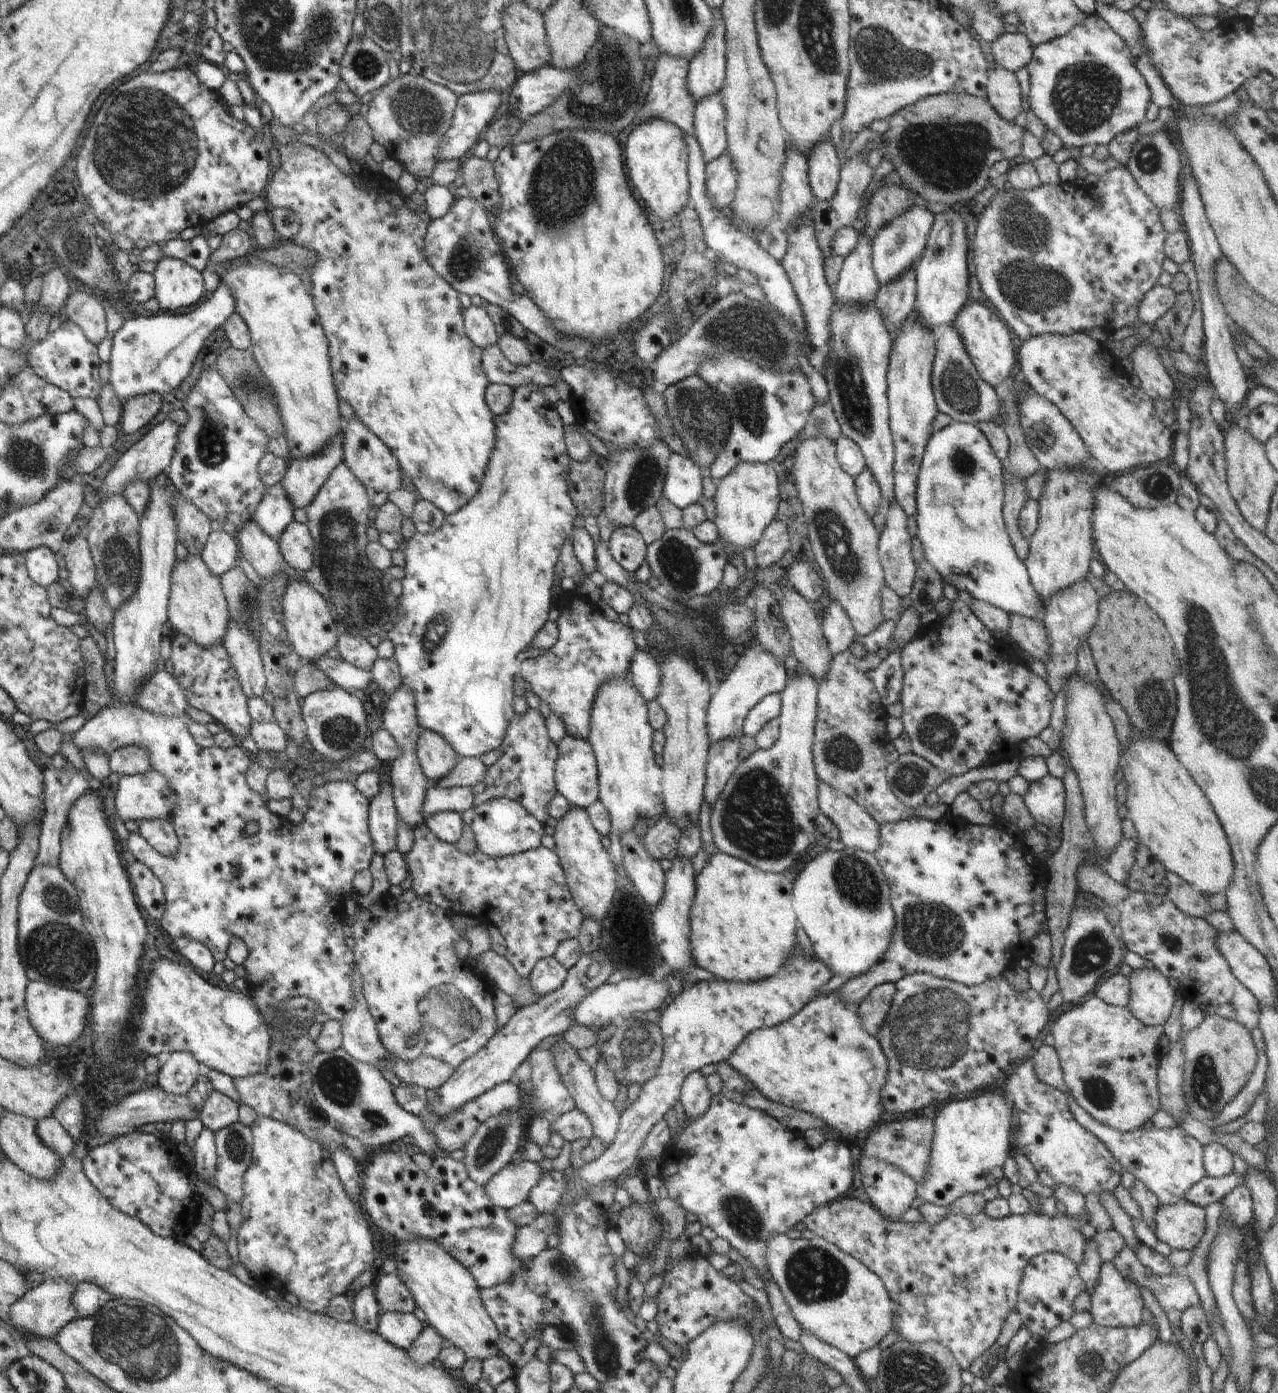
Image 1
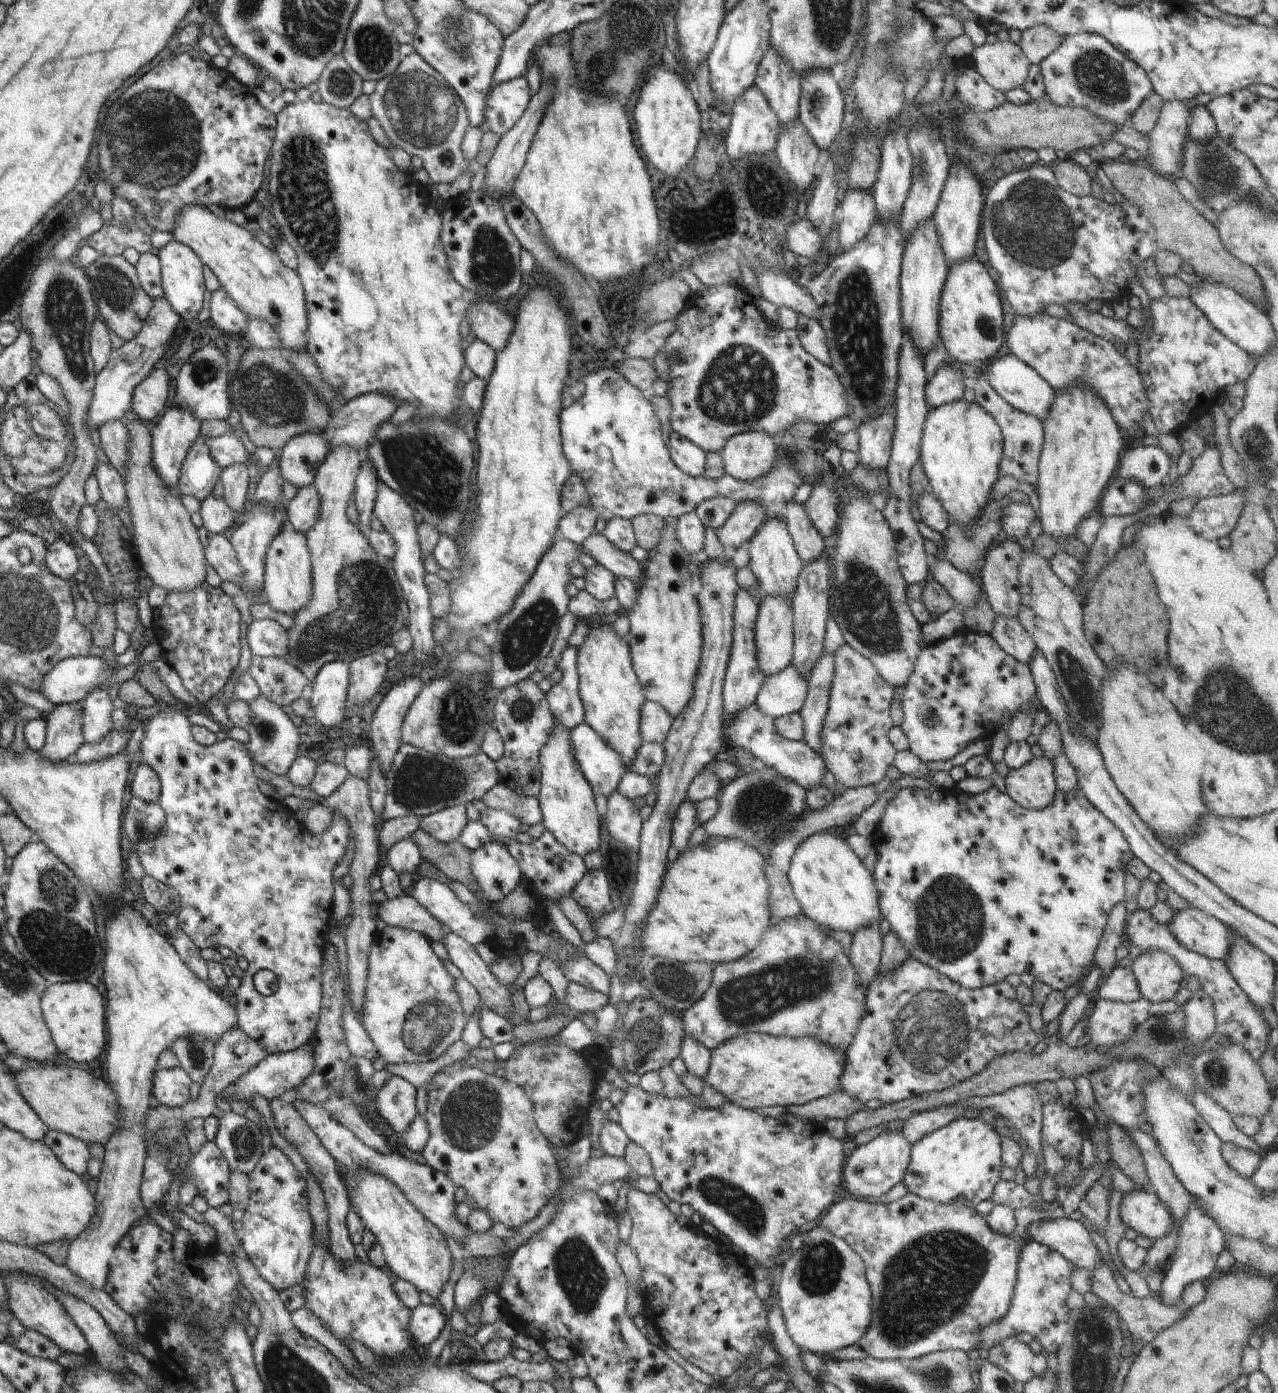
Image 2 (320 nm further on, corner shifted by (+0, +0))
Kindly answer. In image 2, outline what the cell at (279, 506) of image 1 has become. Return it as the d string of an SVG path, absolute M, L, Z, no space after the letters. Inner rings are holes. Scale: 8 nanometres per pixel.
M308 431L293 436L278 458L283 477L297 488L313 484L318 467L329 451L324 431Z

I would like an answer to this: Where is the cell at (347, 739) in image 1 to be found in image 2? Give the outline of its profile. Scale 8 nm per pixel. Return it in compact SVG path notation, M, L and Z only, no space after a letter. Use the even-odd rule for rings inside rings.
M343 660L326 663L309 684L306 695L321 725L334 728L343 722L349 684L349 663Z

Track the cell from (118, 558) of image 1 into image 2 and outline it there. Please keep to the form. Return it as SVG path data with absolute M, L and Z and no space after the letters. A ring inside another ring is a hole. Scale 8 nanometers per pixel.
M97 462L93 476L98 481L101 498L104 499L117 514L117 508L125 506L127 494L125 482L121 474L110 464Z

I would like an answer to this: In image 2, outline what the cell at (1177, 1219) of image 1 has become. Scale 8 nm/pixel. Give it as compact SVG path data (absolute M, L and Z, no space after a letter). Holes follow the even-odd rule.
M1135 1189L1123 1195L1118 1212L1124 1225L1151 1239L1166 1236L1174 1219L1154 1192Z

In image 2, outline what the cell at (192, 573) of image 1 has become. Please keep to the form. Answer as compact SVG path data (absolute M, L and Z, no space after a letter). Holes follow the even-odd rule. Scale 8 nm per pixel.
M139 419L123 421L127 428L129 443L127 450L127 459L125 462L125 473L123 481L127 494L127 511L131 512L130 518L134 530L133 543L135 544L139 562L142 569L153 581L169 592L188 592L193 588L200 587L205 581L206 563L205 550L200 542L197 528L190 520L190 513L182 505L181 496L170 488L160 478L159 472L155 469L153 463L152 435L149 427Z

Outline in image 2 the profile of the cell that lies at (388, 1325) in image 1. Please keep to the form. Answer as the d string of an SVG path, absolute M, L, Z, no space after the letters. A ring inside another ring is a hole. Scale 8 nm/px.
M420 1303L411 1311L409 1331L414 1344L427 1348L444 1330L447 1316L444 1315L442 1308L437 1303L432 1305Z

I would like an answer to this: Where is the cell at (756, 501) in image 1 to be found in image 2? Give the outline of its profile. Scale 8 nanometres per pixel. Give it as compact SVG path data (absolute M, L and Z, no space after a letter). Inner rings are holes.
M748 431L731 436L720 453L726 474L751 481L769 473L778 450L767 432Z

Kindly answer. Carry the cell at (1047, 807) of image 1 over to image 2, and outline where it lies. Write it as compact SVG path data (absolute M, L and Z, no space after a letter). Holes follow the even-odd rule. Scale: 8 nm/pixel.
M1046 757L1033 758L1030 762L1017 769L1010 769L1005 777L1006 794L1022 808L1041 809L1052 804L1056 791L1059 789L1055 781L1053 762Z

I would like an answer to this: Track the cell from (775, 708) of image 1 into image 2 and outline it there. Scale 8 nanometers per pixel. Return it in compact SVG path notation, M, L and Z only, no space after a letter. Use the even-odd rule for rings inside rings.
M790 664L764 679L755 702L773 719L799 713L807 697L807 680Z

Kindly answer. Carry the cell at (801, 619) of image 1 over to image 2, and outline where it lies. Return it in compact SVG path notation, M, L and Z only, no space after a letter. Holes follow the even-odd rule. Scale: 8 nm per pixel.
M776 516L766 519L753 534L753 538L746 544L746 547L750 554L748 566L757 578L762 594L780 595L791 600L805 562L798 556L783 519Z

